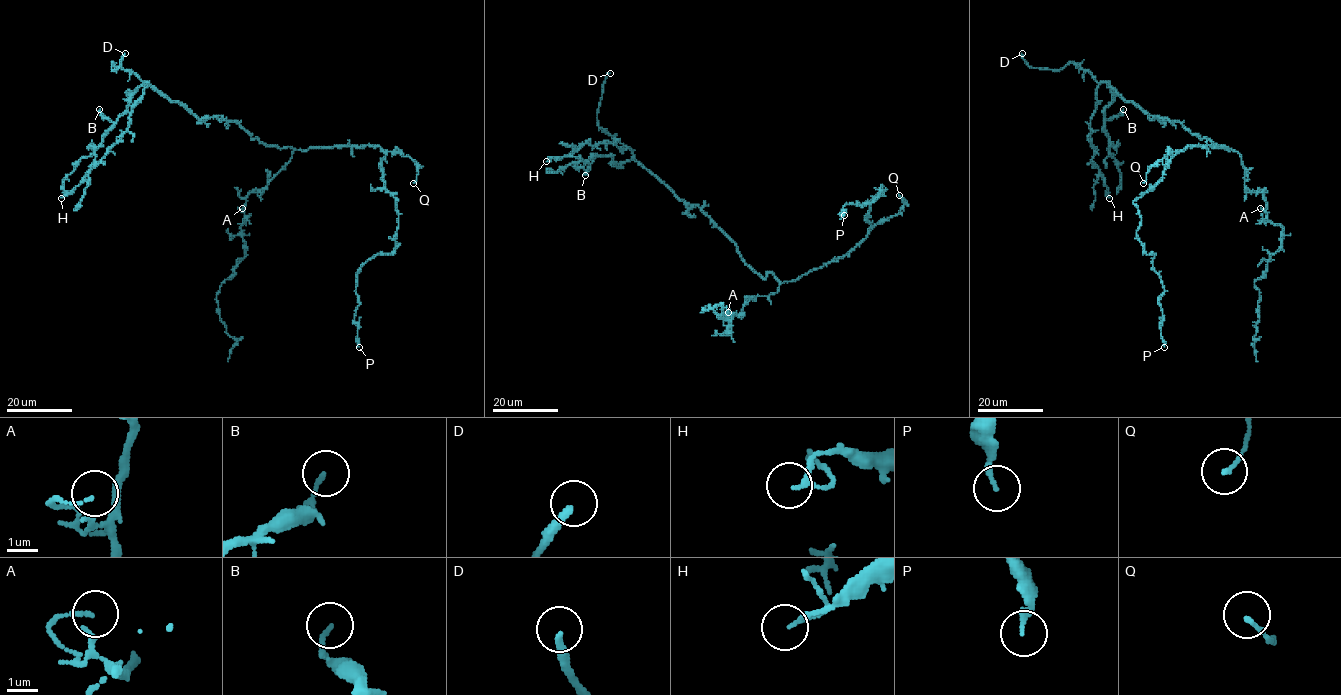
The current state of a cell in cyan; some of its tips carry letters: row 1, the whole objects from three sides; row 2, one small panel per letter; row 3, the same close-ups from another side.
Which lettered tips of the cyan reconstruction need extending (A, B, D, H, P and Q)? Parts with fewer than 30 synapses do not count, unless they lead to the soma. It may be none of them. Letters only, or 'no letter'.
D

